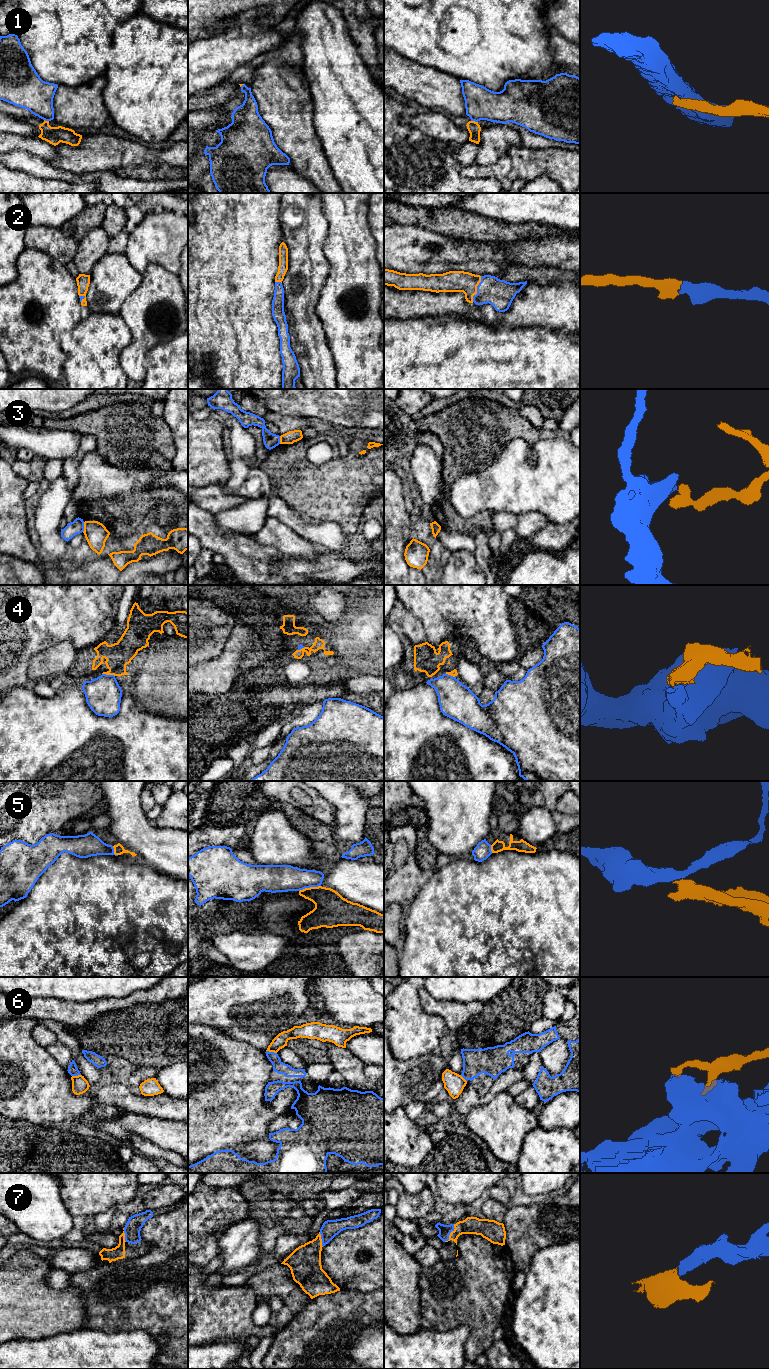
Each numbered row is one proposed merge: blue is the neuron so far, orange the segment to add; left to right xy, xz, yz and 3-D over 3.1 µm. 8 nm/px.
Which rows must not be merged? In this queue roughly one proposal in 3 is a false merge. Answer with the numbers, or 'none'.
1, 3, 4, 5, 6

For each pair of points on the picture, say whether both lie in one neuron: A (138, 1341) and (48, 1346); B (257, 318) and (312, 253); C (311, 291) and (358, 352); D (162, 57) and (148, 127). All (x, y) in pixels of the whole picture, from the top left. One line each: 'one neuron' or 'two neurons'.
A: one neuron
B: two neurons
C: two neurons
D: one neuron

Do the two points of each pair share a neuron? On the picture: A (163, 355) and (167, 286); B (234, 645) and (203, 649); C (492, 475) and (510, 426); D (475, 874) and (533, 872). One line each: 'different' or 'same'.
A: different
B: different
C: different
D: same

